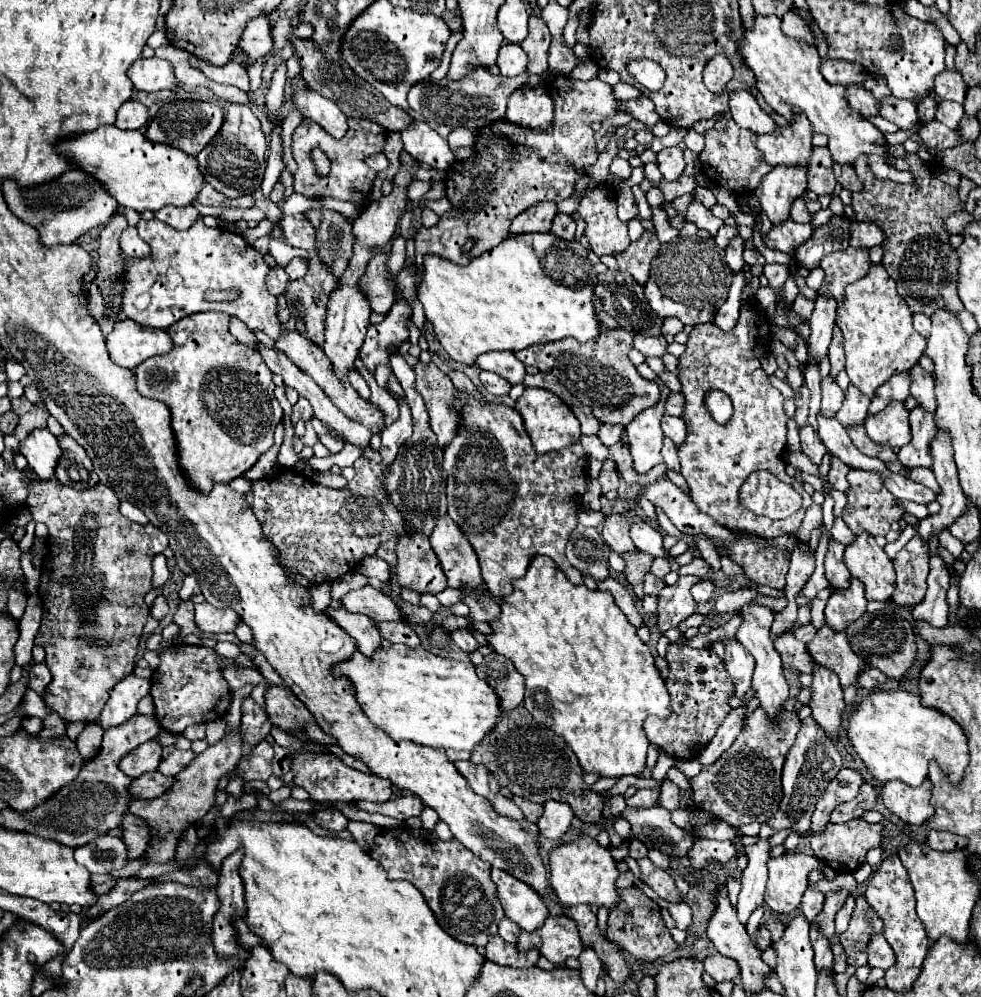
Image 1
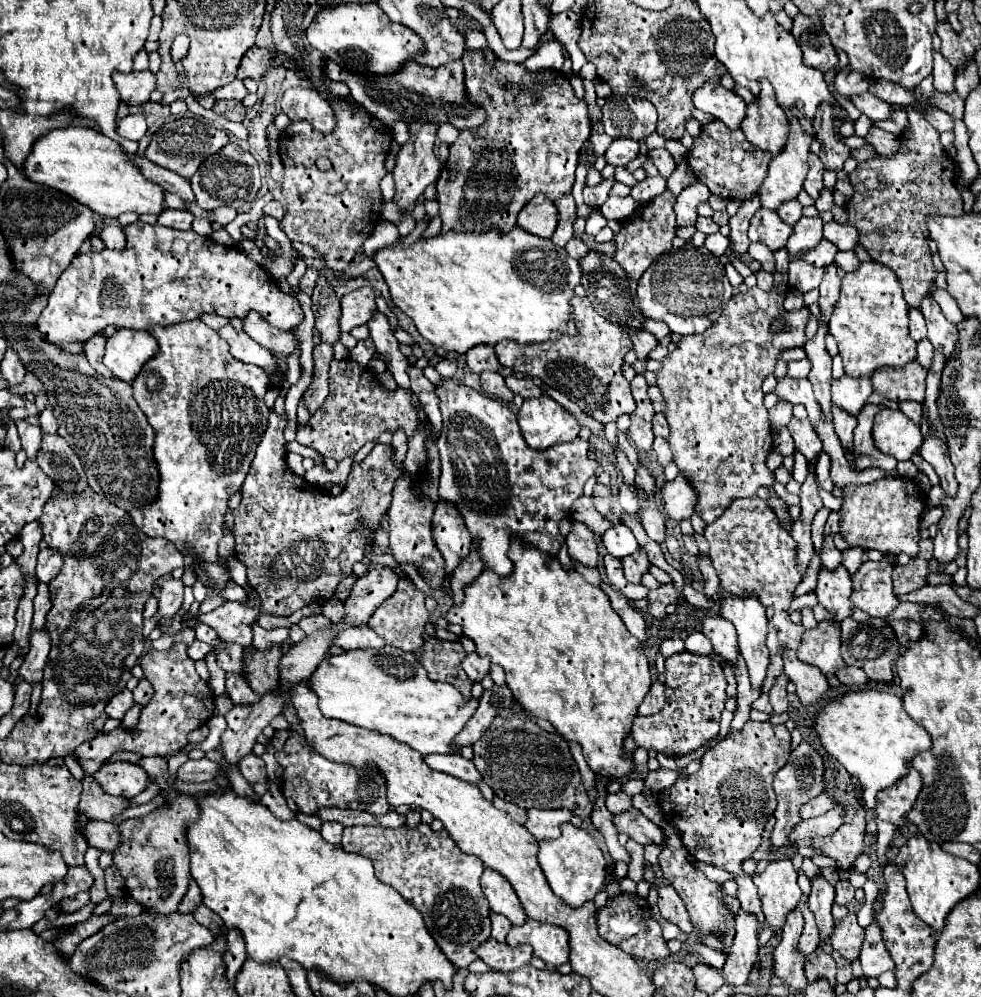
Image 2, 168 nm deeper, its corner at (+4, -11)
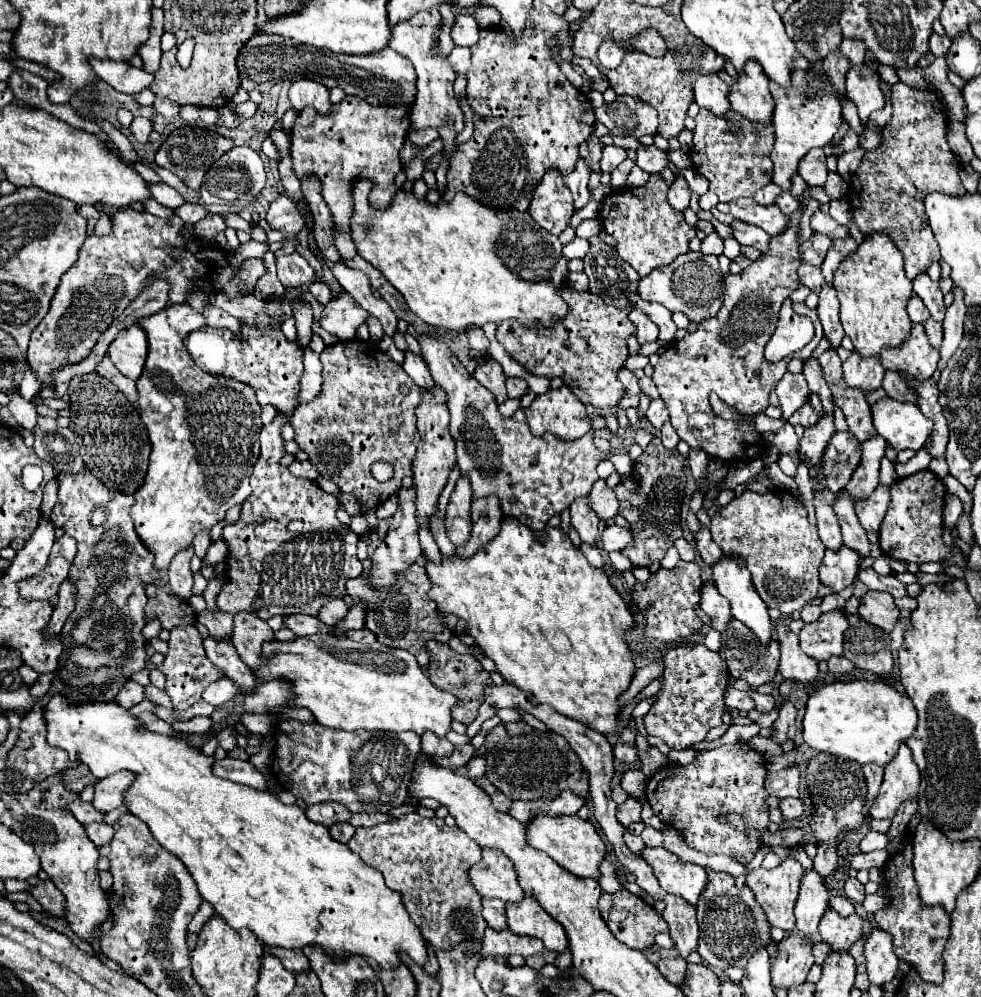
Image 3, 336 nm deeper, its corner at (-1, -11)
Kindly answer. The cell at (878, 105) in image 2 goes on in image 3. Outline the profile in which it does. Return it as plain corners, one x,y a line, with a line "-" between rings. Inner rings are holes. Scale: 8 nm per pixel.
858,65
858,69
850,67
846,73
846,95
856,103
862,125
866,127
872,111
884,107
884,95
878,85
878,73
868,65

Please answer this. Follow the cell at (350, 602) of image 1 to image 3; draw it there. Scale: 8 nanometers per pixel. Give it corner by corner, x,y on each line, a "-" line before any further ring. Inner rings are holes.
334,599
334,601
328,601
320,613
318,613
318,619
324,621
328,627
334,627
338,625
348,613
348,603
344,599

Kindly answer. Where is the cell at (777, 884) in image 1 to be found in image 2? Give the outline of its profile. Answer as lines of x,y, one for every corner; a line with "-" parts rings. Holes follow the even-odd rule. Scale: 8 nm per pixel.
789,859
771,861
763,873
753,875
753,883
759,887
765,921
781,929
785,925
785,917
799,905
801,899
797,873
791,861

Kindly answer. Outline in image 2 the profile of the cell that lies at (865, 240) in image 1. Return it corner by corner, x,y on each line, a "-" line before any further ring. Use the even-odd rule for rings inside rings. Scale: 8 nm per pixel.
831,221
823,227
823,237
829,239
831,243
835,243
839,247
839,251
851,251
859,245
857,229
853,229
851,225
835,223
835,221

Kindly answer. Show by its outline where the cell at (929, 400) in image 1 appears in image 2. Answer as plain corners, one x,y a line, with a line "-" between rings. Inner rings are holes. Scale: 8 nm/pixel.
911,361
903,369
893,369
893,367
877,369
871,381
873,381
873,391
885,399
923,403
925,377
927,371
917,361

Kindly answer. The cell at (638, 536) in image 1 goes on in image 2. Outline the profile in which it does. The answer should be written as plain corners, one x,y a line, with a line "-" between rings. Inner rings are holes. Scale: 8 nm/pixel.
623,523
607,529
607,533
603,535
603,545
611,555
615,555
619,559
627,557
639,549
639,543
637,543
633,531

